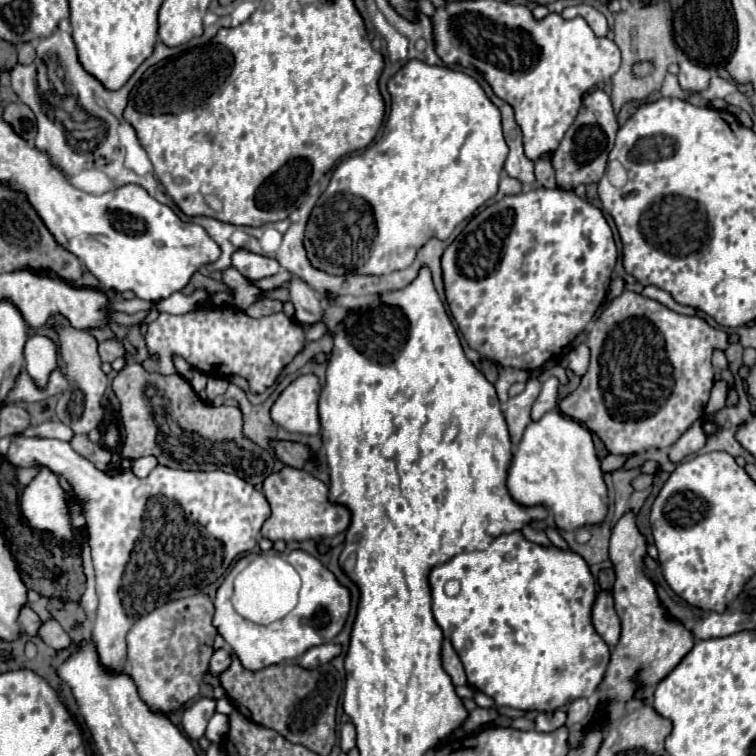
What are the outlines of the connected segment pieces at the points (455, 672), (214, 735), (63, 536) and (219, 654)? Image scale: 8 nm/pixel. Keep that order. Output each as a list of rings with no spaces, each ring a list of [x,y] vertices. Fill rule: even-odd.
[[[449,640],[443,642],[441,658],[443,658],[443,668],[445,668],[445,672],[451,676],[453,684],[455,684],[455,686],[467,684],[465,670],[463,670],[463,664],[461,664],[461,658],[457,656],[457,652],[455,652],[455,648],[453,648],[453,644],[451,644]]]
[[[215,712],[213,718],[209,720],[209,726],[207,726],[205,736],[207,736],[211,742],[221,742],[221,740],[225,738],[227,730],[229,730],[229,718],[227,718],[225,714]]]
[[[41,468],[41,474],[25,486],[21,496],[21,510],[29,526],[51,532],[55,544],[65,546],[63,540],[73,540],[65,490],[51,470]]]
[[[217,650],[211,658],[211,666],[209,666],[209,672],[213,672],[215,676],[219,676],[227,666],[229,666],[229,654],[227,650]]]

